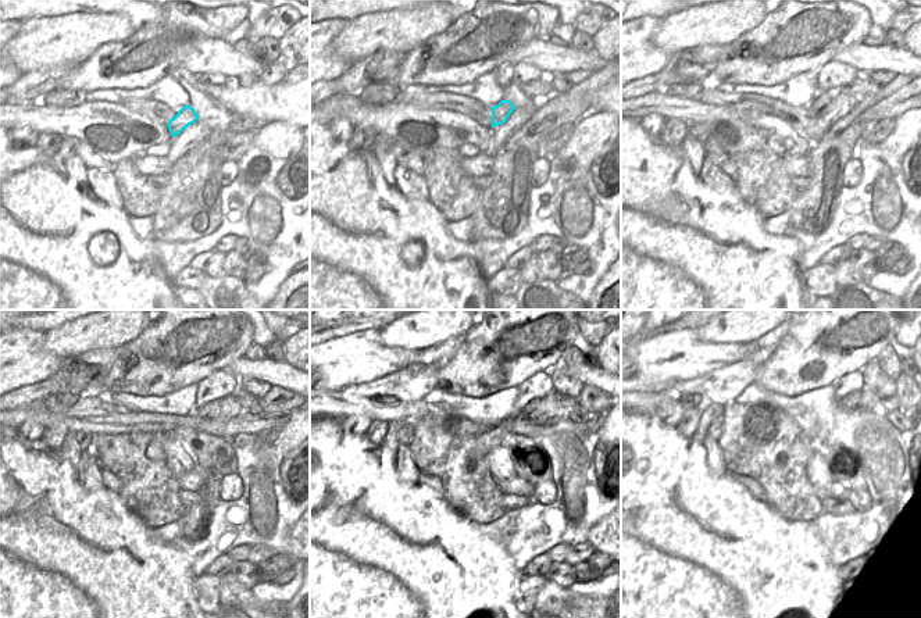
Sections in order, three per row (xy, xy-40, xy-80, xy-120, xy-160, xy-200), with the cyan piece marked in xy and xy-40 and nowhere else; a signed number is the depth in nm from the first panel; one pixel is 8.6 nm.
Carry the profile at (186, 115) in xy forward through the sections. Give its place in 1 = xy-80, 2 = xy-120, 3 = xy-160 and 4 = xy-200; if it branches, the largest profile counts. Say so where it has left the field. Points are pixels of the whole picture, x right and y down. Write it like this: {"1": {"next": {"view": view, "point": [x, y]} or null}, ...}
{"1": {"next": {"view": "xy-80", "point": [818, 106]}}, "2": {"next": {"view": "xy-120", "point": [209, 408]}}, "3": {"next": {"view": "xy-160", "point": [531, 404]}}, "4": {"next": {"view": "xy-200", "point": [850, 400]}}}

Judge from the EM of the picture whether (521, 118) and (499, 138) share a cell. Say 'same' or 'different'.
same

